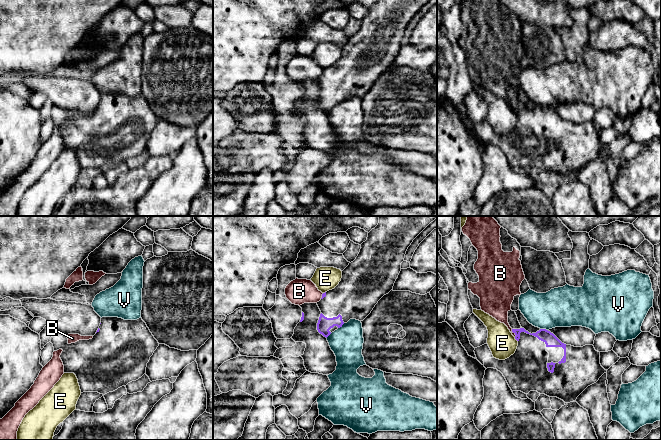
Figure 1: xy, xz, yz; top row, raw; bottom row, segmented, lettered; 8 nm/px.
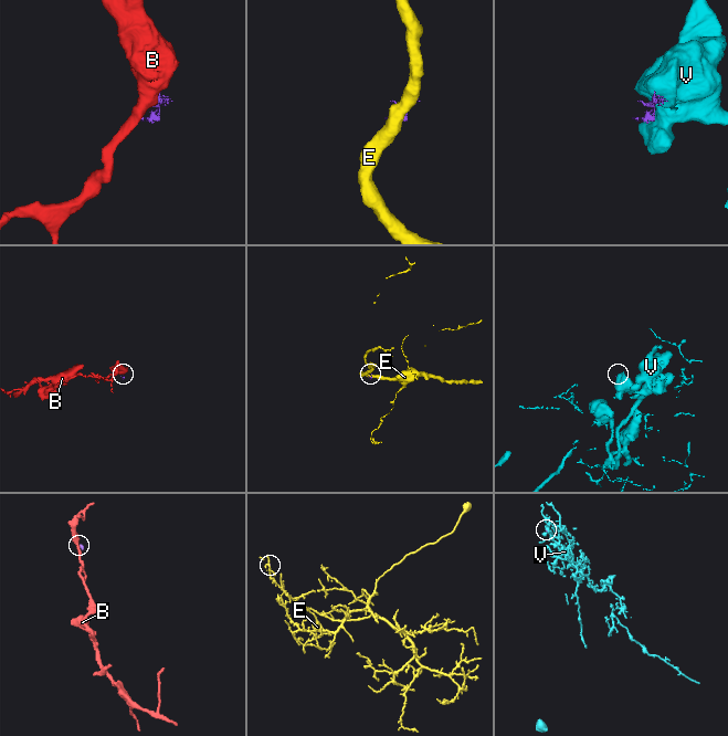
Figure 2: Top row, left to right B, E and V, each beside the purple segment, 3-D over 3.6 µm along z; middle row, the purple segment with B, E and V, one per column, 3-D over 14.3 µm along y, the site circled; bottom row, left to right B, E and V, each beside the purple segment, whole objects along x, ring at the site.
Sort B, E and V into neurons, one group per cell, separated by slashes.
B / E / V

